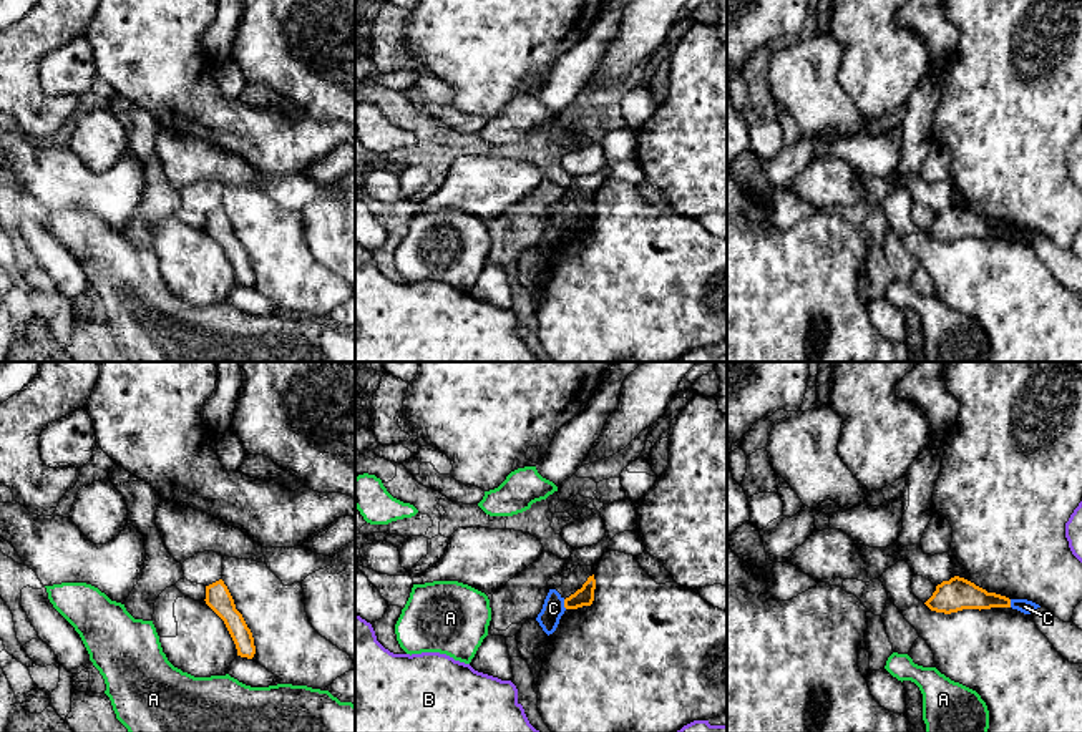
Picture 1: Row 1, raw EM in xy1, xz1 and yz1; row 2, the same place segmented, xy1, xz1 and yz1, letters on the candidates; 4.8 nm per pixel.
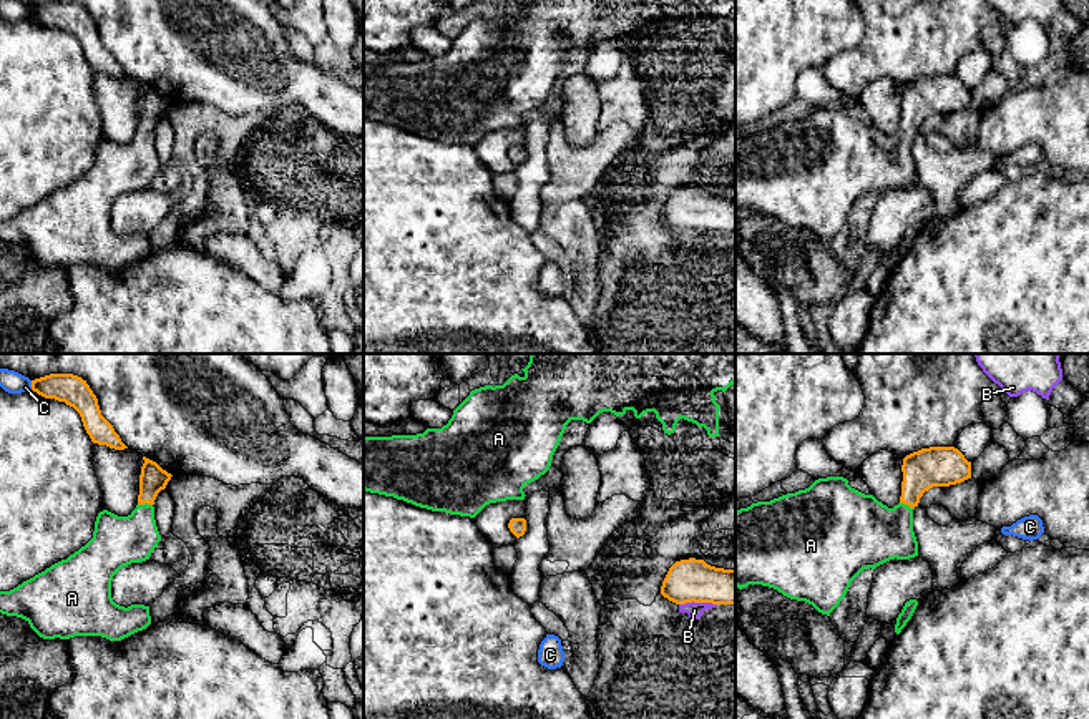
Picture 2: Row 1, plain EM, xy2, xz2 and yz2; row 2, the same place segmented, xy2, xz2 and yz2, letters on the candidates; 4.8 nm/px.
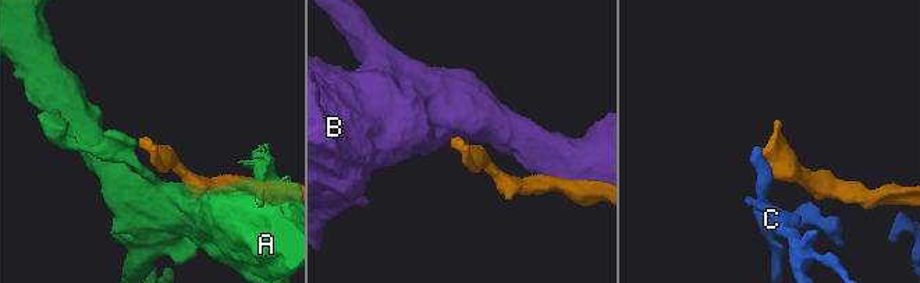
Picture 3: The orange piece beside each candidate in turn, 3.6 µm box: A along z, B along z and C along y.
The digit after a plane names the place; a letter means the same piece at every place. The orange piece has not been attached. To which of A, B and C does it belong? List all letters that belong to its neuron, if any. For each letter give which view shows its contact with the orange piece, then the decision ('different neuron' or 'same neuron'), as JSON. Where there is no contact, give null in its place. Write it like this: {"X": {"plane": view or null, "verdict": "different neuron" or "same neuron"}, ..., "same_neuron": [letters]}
{"A": {"plane": "xy2", "verdict": "same neuron"}, "B": {"plane": "xz2", "verdict": "different neuron"}, "C": {"plane": "xz1", "verdict": "different neuron"}, "same_neuron": ["A"]}

